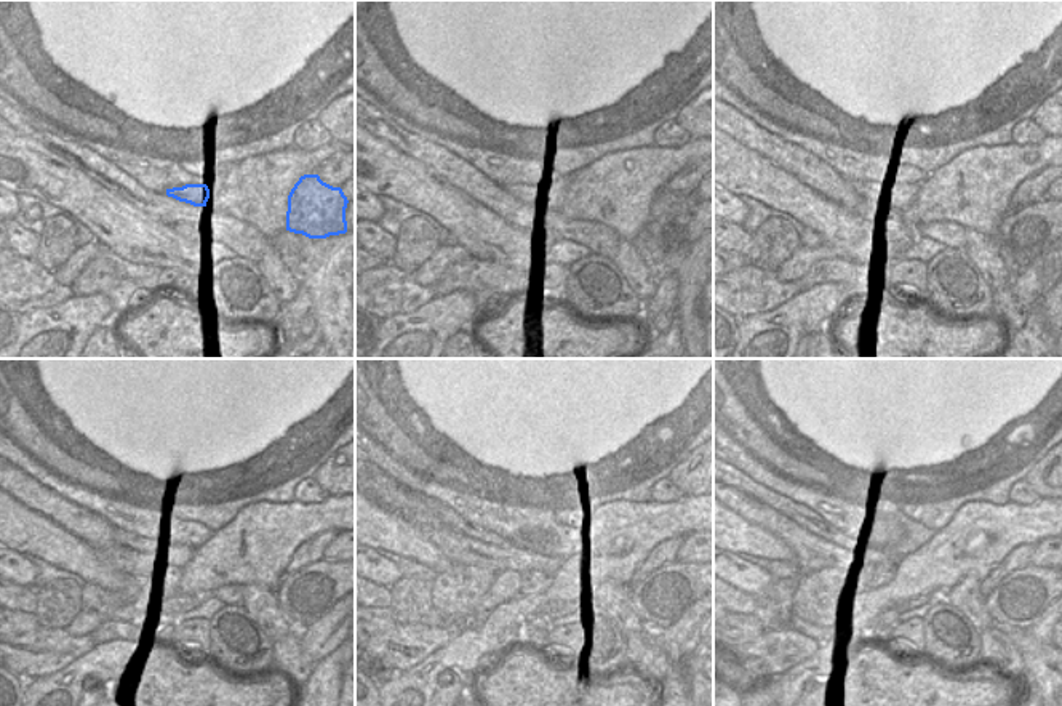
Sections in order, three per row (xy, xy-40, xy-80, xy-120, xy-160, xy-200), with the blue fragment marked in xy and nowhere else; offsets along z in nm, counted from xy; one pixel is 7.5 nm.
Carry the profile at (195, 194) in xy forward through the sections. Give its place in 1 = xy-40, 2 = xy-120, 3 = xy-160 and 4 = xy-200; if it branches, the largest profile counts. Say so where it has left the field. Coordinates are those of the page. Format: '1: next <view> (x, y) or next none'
1: next xy-40 (549, 194)
2: next xy-120 (184, 556)
3: next xy-160 (461, 551)
4: next xy-200 (811, 553)

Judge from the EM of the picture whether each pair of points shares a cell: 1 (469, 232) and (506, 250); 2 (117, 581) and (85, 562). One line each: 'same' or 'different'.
1: same
2: same

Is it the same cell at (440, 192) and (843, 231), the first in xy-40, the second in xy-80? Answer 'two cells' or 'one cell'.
one cell

